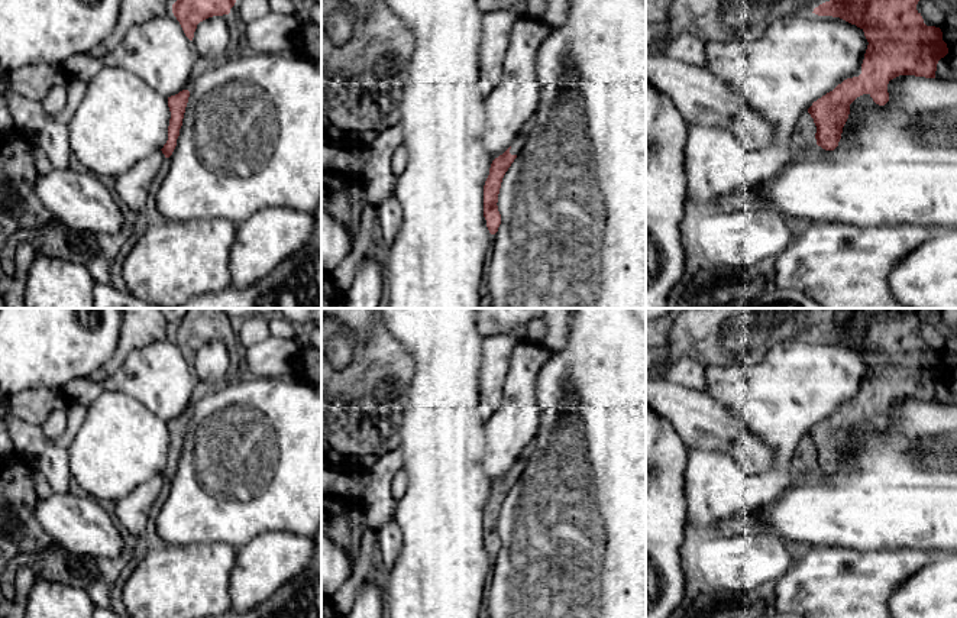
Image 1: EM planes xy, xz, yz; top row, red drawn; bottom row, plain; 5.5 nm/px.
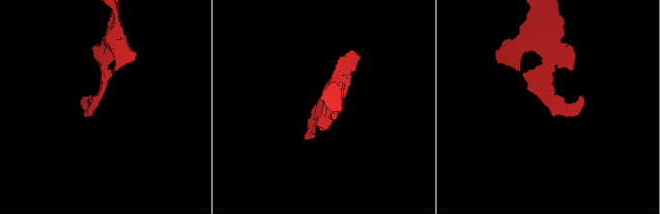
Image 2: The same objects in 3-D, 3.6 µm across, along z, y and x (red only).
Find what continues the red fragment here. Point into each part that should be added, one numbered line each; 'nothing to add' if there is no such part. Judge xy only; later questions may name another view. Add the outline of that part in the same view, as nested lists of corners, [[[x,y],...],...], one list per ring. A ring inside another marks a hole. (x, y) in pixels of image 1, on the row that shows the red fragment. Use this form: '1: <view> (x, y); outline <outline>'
1: xy (201, 64); outline [[[197,56],[195,58],[195,64],[194,64],[194,68],[193,68],[193,72],[184,87],[184,90],[188,90],[190,93],[193,91],[193,87],[194,87],[194,82],[195,80],[204,72],[207,71],[208,68],[211,68],[214,64],[210,62],[208,59],[206,58],[201,58],[201,56]]]

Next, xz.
1: xz (519, 144); outline [[[524,130],[513,142],[511,149],[510,149],[510,153],[511,155],[518,155],[523,151],[526,142],[527,142],[527,132]]]

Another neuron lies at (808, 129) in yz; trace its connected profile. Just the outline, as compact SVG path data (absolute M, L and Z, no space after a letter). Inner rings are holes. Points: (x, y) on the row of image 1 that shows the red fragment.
M806 111L801 123L801 127L798 130L798 137L812 139L815 137L815 133L817 133L817 126L811 114Z

